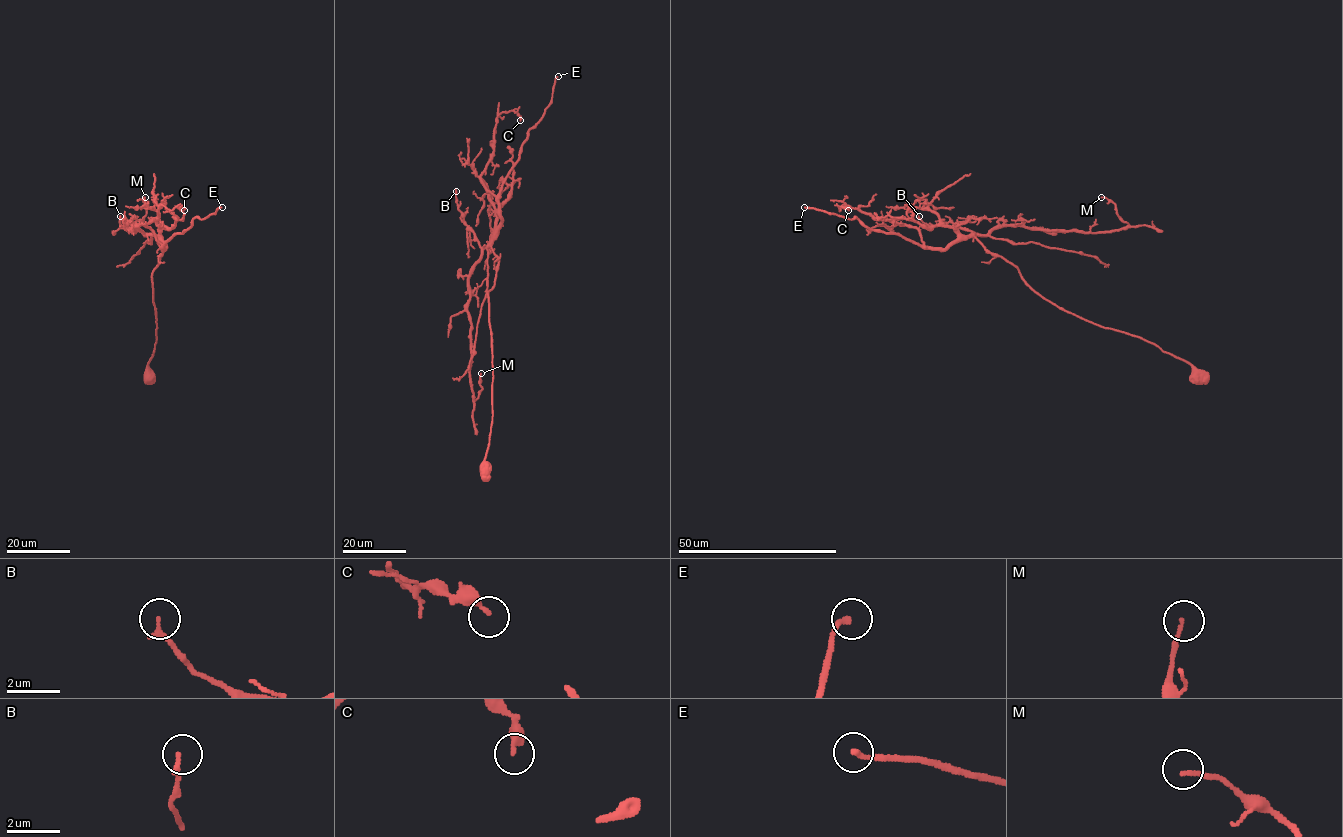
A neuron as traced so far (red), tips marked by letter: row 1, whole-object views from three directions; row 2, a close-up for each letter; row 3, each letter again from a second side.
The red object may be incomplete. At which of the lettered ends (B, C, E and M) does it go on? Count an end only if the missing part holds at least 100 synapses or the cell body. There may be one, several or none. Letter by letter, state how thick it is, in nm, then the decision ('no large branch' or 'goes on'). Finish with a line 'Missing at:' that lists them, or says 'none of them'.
B: 200 nm thick; no large branch
C: 280 nm thick; no large branch
E: 200 nm thick; goes on
M: 150 nm thick; no large branch
Missing at: E

